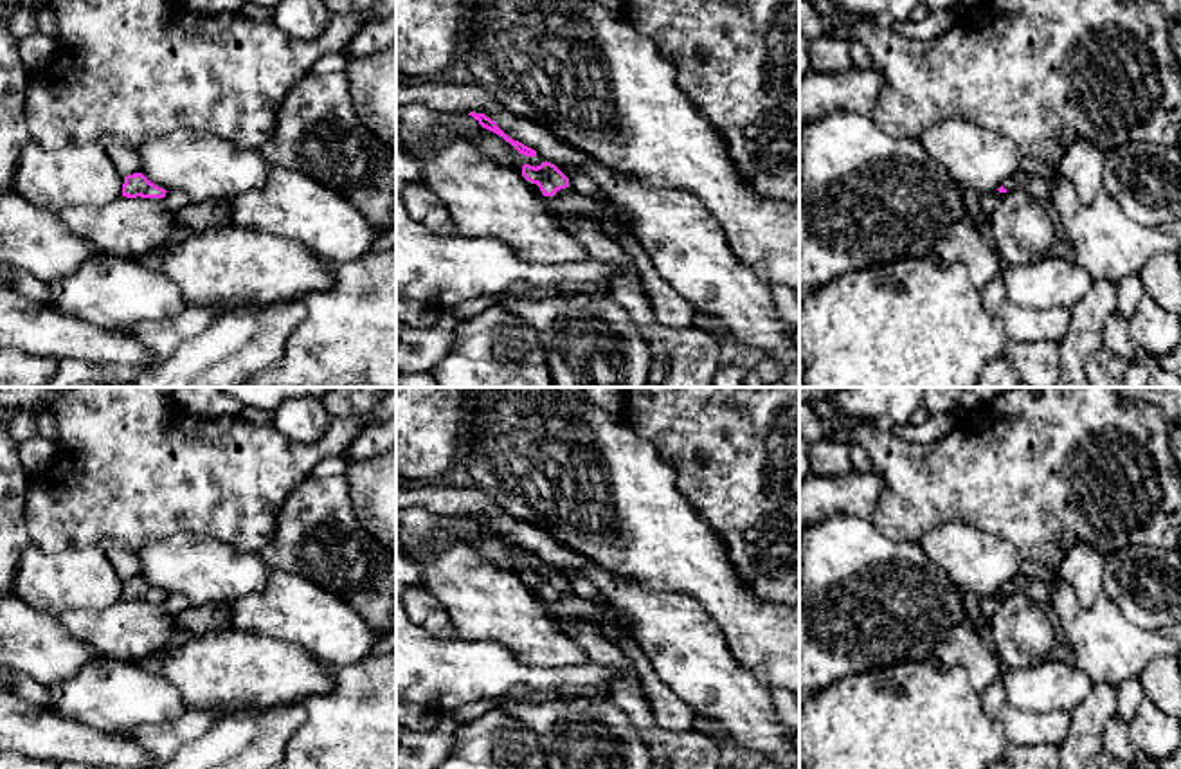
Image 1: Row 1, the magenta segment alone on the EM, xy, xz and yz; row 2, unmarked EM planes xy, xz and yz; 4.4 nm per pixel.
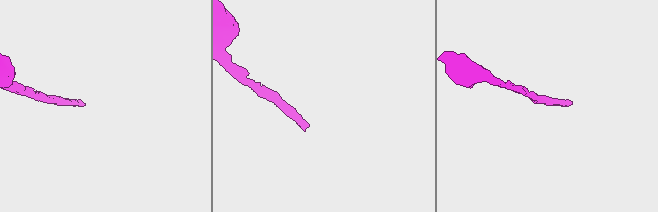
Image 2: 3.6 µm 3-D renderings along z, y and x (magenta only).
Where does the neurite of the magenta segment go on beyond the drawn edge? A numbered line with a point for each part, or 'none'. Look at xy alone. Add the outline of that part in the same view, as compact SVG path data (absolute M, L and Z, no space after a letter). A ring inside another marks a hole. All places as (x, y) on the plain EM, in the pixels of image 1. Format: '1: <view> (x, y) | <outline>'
none

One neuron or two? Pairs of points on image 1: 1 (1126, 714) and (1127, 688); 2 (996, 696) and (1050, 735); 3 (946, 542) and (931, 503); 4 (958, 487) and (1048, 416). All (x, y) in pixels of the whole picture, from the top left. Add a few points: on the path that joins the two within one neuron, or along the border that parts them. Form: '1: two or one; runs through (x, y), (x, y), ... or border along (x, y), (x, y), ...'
1: one; runs through (1126, 708), (1127, 694)
2: one; runs through (1005, 710), (1021, 726), (1036, 728)
3: two; border along (980, 528), (969, 523), (947, 521), (915, 541)
4: one; runs through (980, 474), (994, 470), (1027, 438)

